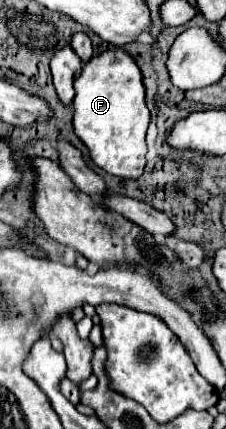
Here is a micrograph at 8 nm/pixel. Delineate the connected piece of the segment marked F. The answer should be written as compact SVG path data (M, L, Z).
M71 45L59 49L51 59L51 75L59 99L65 105L73 101L75 133L89 147L91 159L97 163L97 167L125 179L141 177L145 169L145 155L147 155L145 131L149 125L149 109L145 103L143 73L137 61L123 49L107 49L91 57L83 65L83 71L81 65L83 63L79 55L71 49Z

